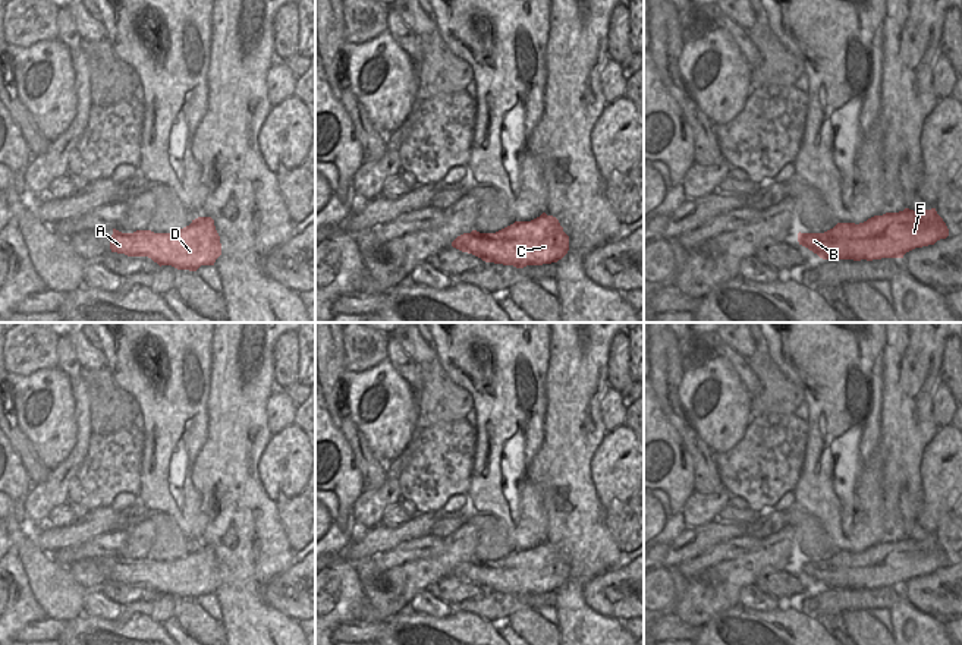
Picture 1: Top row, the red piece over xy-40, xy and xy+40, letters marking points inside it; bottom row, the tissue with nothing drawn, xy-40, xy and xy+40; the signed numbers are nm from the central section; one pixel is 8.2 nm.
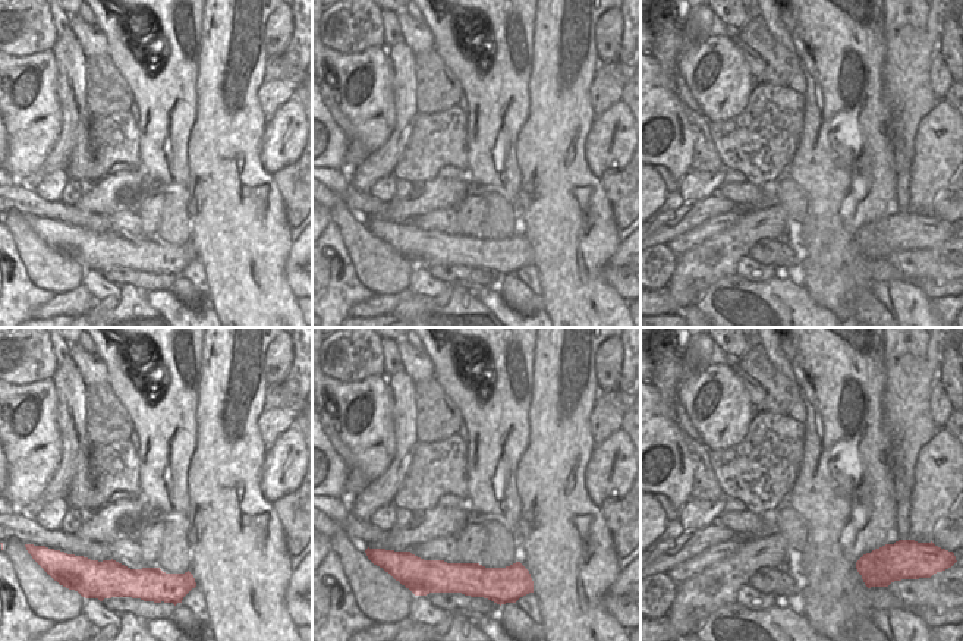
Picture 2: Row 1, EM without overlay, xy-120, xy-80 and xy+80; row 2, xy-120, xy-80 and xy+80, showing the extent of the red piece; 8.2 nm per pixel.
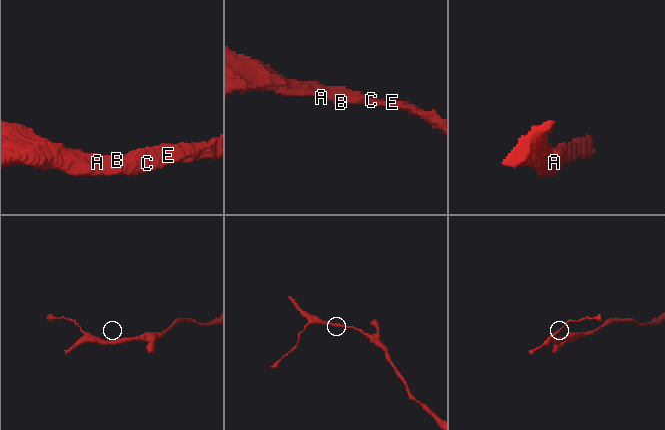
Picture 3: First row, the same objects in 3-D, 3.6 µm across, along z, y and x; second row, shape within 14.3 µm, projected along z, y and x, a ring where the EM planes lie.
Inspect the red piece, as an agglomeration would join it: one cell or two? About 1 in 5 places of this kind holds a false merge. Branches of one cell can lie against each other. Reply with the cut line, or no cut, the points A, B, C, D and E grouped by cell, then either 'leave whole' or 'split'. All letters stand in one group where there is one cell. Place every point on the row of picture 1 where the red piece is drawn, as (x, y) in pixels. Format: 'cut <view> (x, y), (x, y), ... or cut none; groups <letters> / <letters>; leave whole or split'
cut none; groups A B C D E; leave whole

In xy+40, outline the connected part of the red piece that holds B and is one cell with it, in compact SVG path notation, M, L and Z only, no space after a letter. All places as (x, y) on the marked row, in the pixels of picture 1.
M936 208L917 213L874 215L864 223L837 223L824 233L798 233L799 245L823 259L873 261L903 258L915 248L934 245L949 236L949 229Z

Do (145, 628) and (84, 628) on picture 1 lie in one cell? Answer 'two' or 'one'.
one

